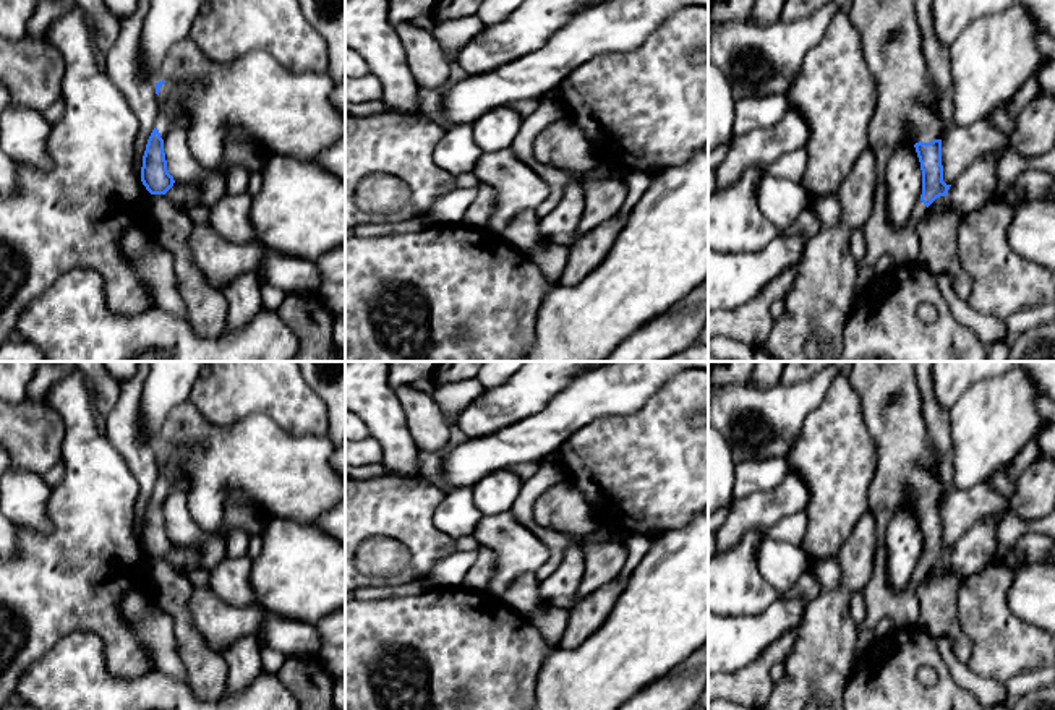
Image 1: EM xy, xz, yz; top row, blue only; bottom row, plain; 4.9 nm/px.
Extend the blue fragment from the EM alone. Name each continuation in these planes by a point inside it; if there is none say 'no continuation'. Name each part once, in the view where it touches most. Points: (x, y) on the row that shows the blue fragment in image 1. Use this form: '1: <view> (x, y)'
1: yz (905, 114)

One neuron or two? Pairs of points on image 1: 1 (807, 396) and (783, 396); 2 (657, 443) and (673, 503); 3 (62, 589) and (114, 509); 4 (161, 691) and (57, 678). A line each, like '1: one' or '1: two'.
1: one
2: one
3: one
4: one

